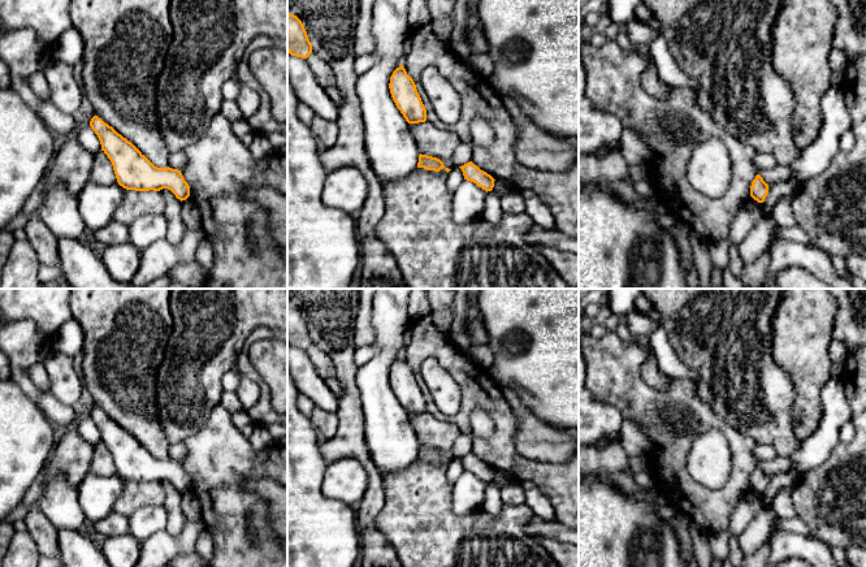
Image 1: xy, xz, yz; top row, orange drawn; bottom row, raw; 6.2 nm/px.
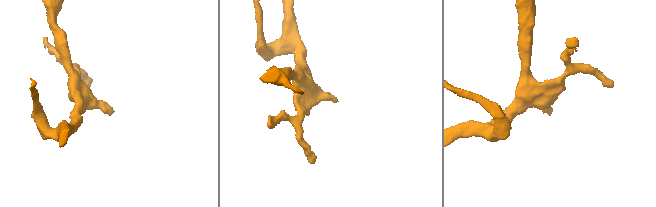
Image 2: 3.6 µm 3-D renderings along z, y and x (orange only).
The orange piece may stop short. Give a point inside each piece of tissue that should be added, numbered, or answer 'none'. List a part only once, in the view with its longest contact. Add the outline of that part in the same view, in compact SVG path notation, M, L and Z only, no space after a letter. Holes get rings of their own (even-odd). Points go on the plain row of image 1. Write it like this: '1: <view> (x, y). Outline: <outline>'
none

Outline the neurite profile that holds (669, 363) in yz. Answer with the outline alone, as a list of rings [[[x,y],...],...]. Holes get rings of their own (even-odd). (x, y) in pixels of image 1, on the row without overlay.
[[[658,326],[646,341],[655,355],[658,368],[672,378],[688,378],[697,382],[700,376],[694,369],[683,364],[674,351],[667,334]]]

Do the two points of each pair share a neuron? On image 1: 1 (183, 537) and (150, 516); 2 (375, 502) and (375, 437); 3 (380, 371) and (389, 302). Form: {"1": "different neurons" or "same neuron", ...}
{"1": "different neurons", "2": "different neurons", "3": "same neuron"}

